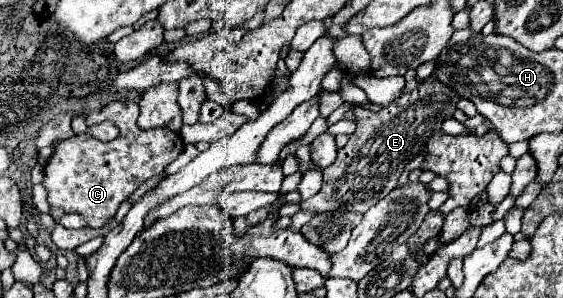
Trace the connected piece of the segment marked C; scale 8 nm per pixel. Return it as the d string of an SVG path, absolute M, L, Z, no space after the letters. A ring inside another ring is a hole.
M112 101L100 111L86 117L86 125L98 125L102 121L112 121L118 127L118 137L114 141L98 141L88 133L80 133L56 147L54 157L44 167L46 179L44 187L48 191L48 201L52 207L60 207L66 213L80 213L90 227L102 227L112 219L122 201L128 199L146 179L160 175L182 151L184 141L178 133L160 129L140 129L136 125L136 103L134 101Z

